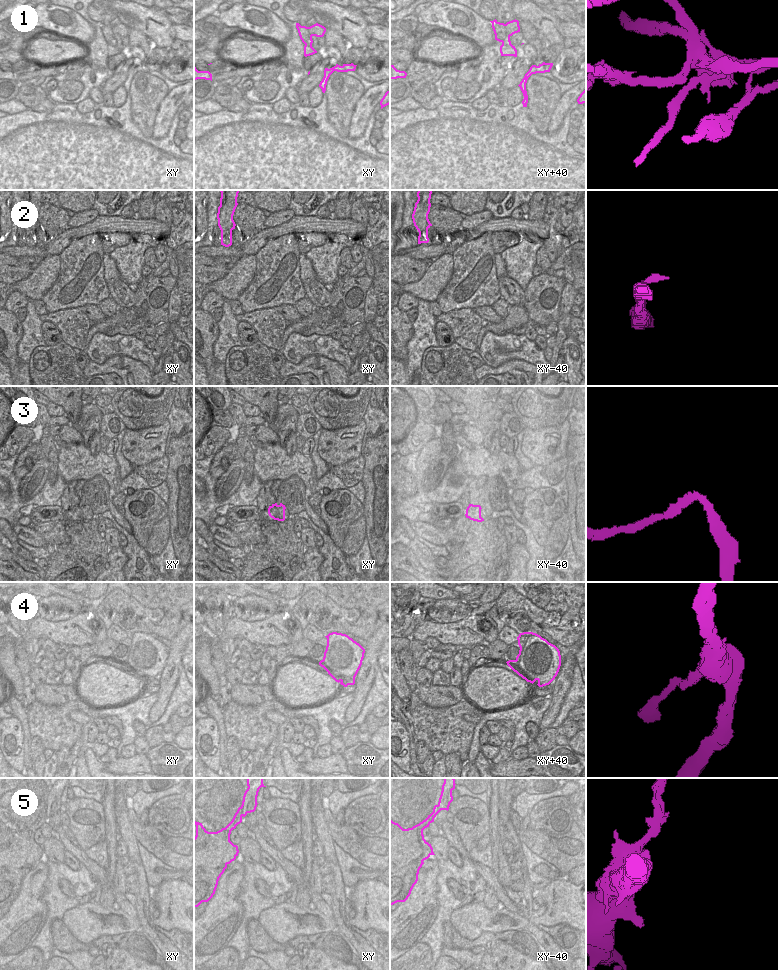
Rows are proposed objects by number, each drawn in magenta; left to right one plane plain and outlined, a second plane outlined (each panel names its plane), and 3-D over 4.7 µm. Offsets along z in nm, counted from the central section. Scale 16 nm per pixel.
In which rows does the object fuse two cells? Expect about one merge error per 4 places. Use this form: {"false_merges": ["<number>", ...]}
{"false_merges": ["1", "3", "4"]}

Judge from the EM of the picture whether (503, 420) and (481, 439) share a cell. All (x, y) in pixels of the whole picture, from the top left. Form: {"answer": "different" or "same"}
{"answer": "same"}

